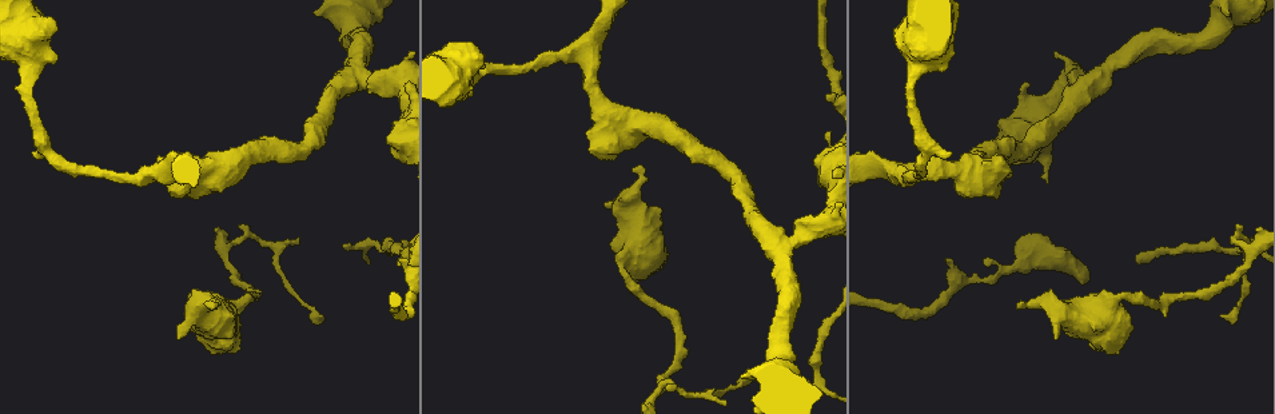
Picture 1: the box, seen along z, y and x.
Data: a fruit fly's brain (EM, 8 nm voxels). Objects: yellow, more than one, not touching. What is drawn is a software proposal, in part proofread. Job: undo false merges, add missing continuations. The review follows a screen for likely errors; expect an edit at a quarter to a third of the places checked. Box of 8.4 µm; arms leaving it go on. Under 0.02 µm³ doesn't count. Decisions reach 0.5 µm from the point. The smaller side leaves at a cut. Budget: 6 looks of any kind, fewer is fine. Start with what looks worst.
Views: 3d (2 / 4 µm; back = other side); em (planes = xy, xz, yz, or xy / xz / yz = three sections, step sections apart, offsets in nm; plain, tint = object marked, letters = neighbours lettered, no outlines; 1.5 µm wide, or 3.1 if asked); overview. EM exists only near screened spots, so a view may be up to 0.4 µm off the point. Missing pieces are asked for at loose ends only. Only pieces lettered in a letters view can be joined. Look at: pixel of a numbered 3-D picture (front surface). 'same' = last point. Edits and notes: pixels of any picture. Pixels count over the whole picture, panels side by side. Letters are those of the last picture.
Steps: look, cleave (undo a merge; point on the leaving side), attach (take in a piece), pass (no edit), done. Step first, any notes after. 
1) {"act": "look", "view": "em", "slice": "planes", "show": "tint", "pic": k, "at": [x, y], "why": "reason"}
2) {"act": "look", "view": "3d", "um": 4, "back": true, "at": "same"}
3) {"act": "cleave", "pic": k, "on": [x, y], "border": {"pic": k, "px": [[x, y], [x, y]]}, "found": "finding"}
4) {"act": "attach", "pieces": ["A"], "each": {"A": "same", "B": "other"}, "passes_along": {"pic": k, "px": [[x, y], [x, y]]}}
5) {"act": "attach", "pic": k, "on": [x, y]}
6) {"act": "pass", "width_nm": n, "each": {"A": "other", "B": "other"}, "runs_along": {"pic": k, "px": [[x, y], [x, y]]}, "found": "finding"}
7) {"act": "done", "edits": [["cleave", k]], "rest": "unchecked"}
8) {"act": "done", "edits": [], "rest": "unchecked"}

{"act": "look", "view": "3d", "um": 4, "pic": 1, "at": [951, 155], "why": "branch stops here"}

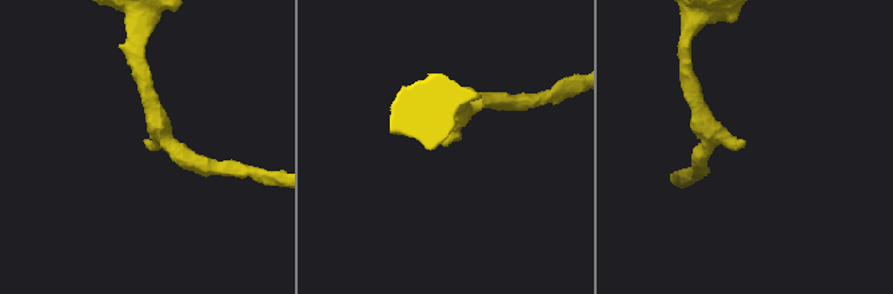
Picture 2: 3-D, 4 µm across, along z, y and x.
{"act": "look", "view": "em", "slice": "planes", "show": "tint", "pic": 2, "at": [445, 146], "why": "need the tissue"}

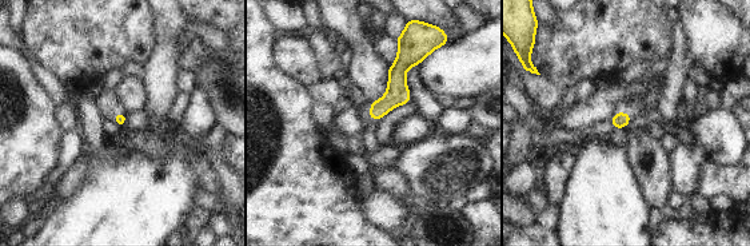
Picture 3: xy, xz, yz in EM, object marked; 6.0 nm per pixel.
{"act": "look", "view": "em", "slice": "planes", "show": "letters", "at": "same"}

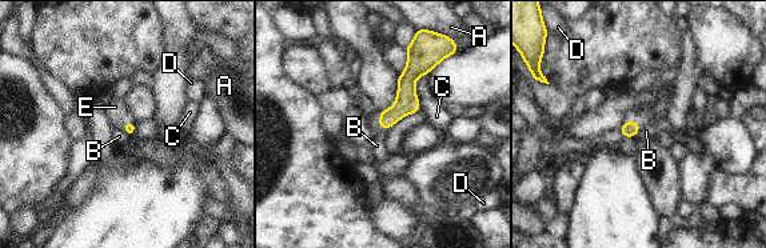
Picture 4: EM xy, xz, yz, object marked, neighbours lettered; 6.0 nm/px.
{"act": "attach", "pieces": ["E"], "each": {"A": "other", "B": "other", "C": "other", "D": "other", "E": "same"}, "passes_along": {"pic": 4, "px": [[130, 128], [127, 124], [115, 111]]}, "found": "it goes on there"}

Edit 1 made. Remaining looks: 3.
{"act": "look", "view": "overview"}

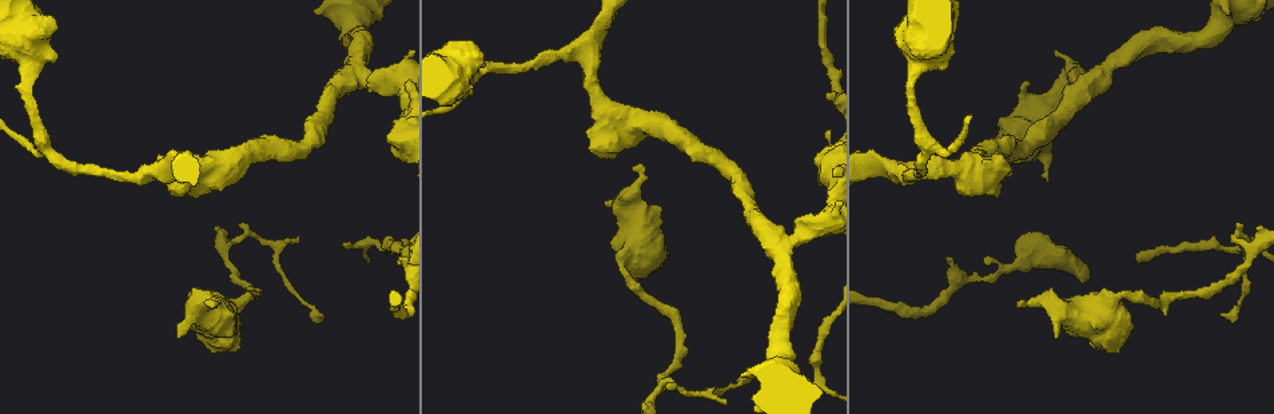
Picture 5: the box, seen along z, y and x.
{"act": "look", "view": "em", "slice": "planes", "show": "letters", "pic": 5, "at": [1109, 307], "why": "sudden change in width"}

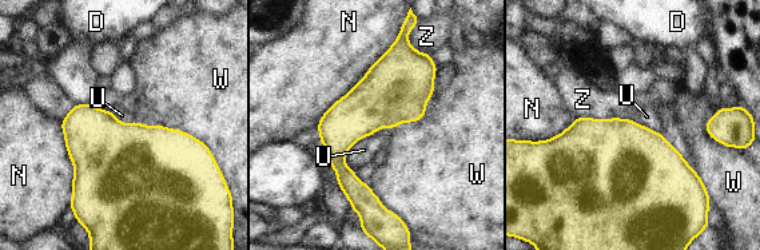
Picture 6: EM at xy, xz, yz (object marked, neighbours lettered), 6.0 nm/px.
{"act": "pass", "width_nm": 750, "longest_contact_nm": ["N", 700], "each": {"D": "other", "N": "other", "U": "other", "W": "other", "Z": "other"}, "found": "continuous, no second neuron"}

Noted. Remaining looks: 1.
{"act": "done", "edits": [["attach", 4]], "rest": "unchecked"}

